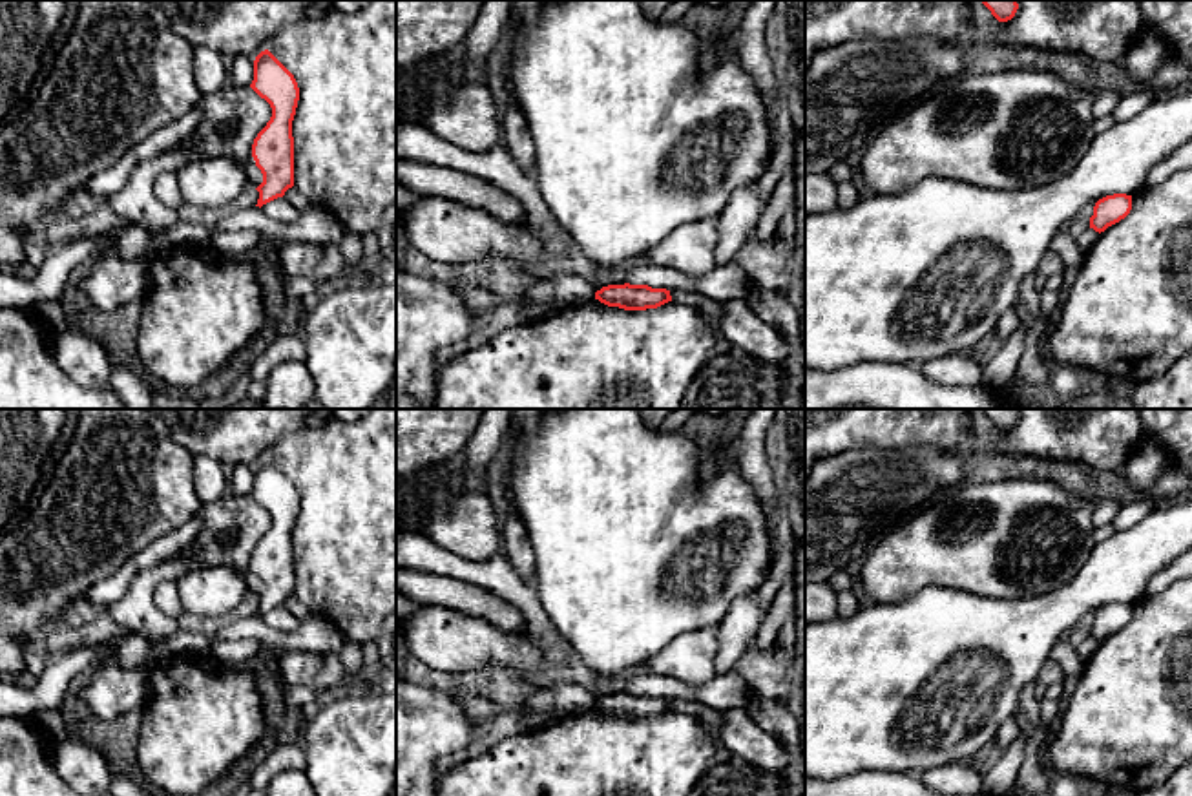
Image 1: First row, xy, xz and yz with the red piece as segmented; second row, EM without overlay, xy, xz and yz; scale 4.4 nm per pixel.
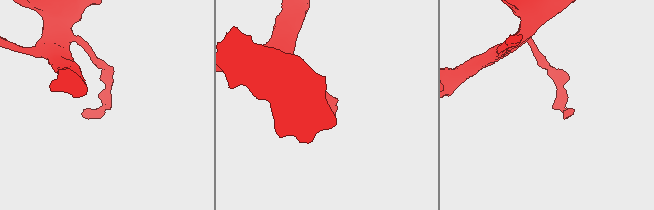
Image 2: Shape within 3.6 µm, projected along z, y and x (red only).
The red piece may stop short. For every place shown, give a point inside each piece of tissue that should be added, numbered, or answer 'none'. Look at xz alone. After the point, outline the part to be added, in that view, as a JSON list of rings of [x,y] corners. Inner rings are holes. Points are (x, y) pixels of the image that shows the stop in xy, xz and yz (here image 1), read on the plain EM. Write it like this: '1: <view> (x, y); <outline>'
none

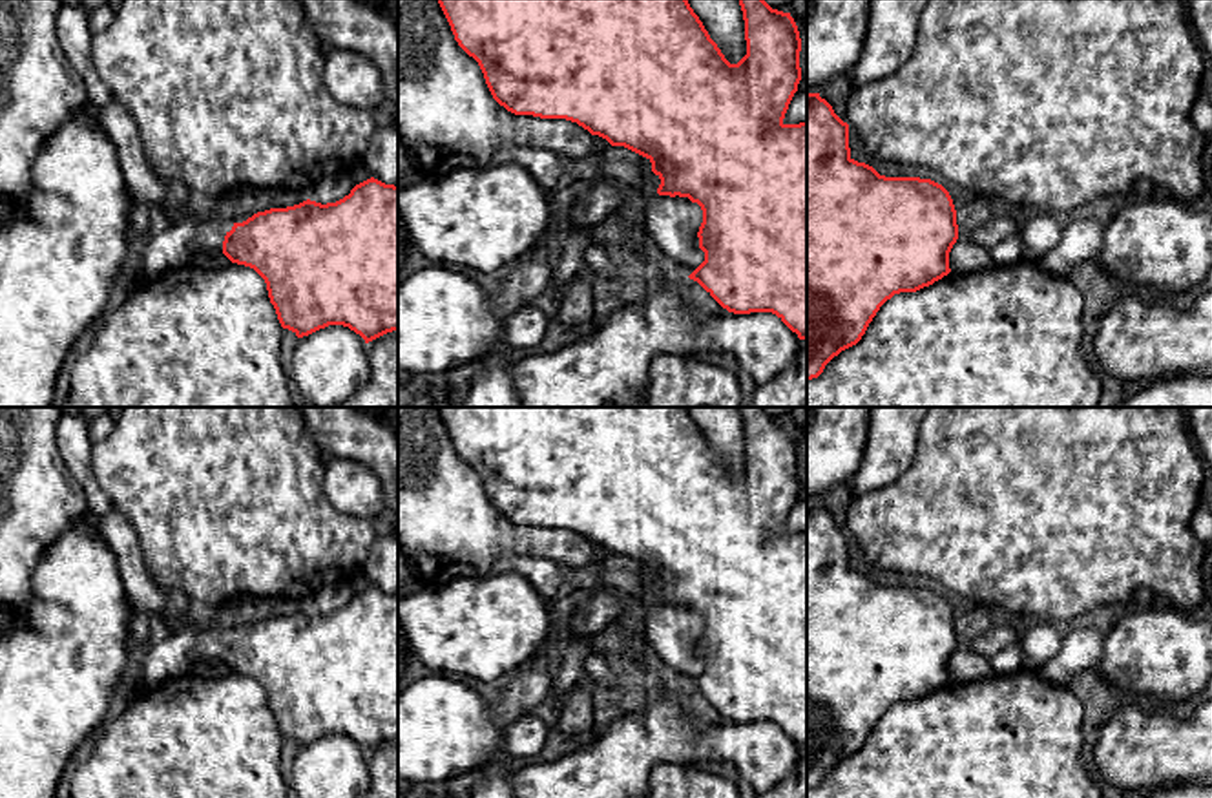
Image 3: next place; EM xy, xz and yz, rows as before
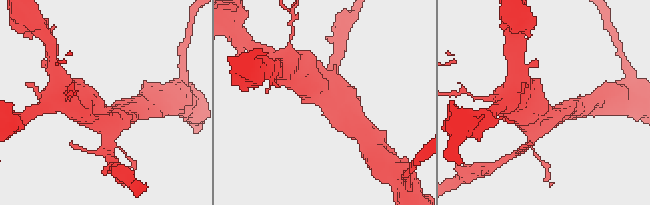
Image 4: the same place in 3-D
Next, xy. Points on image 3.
1: xy (172, 656); [[[188,619],[148,648],[137,676],[148,690],[175,681],[192,672],[197,659],[223,659],[225,645],[232,635],[228,628],[204,628],[203,623]]]

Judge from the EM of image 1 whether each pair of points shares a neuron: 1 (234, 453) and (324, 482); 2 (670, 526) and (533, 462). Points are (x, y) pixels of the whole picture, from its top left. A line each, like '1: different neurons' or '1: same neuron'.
1: different neurons
2: same neuron

